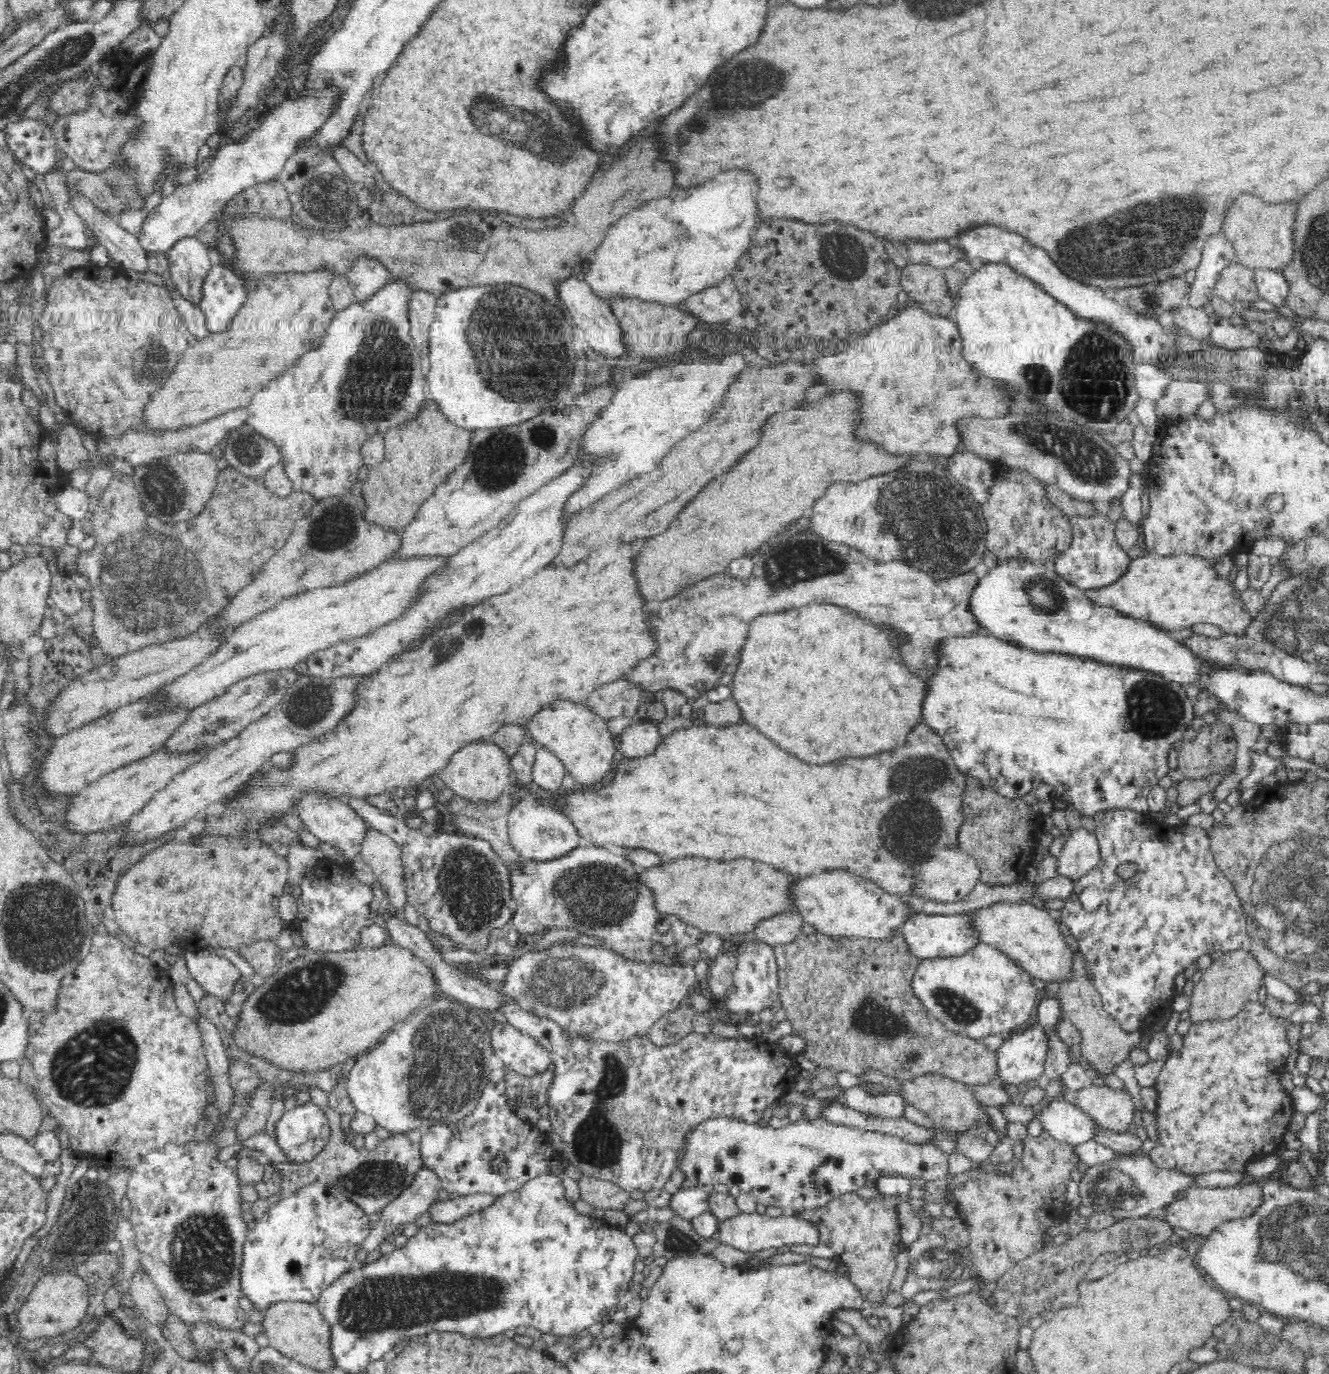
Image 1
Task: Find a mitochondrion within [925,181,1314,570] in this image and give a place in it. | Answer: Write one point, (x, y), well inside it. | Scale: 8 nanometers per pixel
(1151, 236)

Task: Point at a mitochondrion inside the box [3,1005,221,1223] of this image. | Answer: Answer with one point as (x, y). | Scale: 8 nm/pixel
(95, 1066)

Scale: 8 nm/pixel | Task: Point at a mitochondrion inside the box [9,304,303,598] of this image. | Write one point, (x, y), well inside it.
(248, 448)

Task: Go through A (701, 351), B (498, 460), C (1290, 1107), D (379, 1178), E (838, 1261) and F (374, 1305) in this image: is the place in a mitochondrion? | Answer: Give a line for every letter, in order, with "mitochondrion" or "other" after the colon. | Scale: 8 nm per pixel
A: other
B: mitochondrion
C: other
D: mitochondrion
E: other
F: mitochondrion

